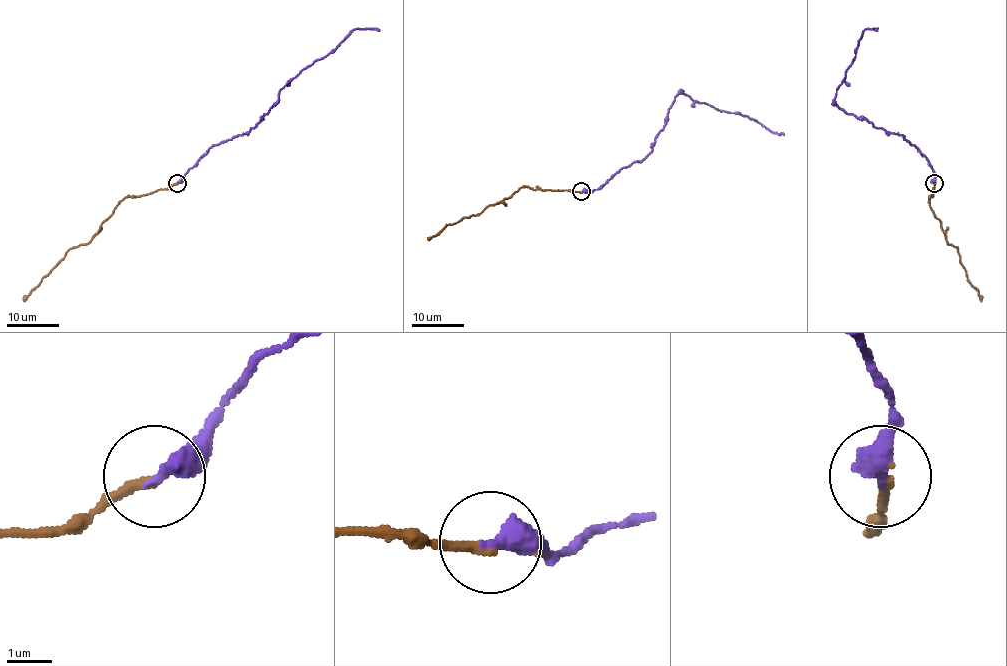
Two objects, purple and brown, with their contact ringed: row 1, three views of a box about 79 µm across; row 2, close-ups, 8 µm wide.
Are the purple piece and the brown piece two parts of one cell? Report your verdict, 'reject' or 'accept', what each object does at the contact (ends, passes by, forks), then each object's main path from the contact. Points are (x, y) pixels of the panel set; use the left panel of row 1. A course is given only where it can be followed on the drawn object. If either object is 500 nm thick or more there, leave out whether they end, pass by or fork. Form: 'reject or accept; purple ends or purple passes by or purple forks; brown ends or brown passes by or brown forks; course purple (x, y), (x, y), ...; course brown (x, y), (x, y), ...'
accept; purple ends; brown ends; course purple (177, 182), (212, 145), (253, 128), (289, 82), (315, 61), (326, 57), (353, 29), (380, 31); course brown (177, 182), (145, 195), (128, 195), (87, 243), (71, 248), (24, 301)

